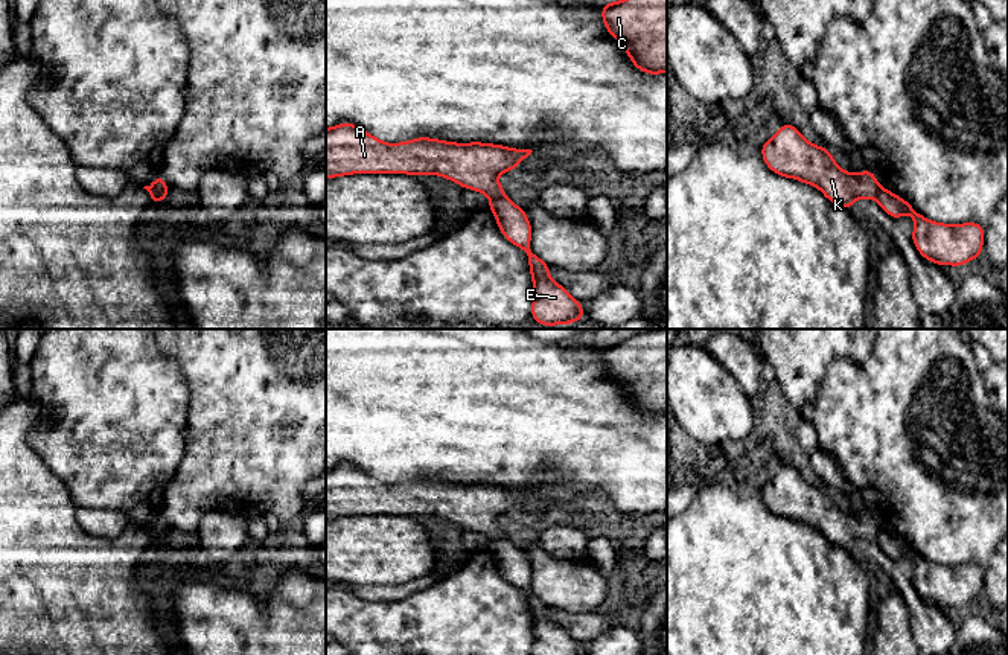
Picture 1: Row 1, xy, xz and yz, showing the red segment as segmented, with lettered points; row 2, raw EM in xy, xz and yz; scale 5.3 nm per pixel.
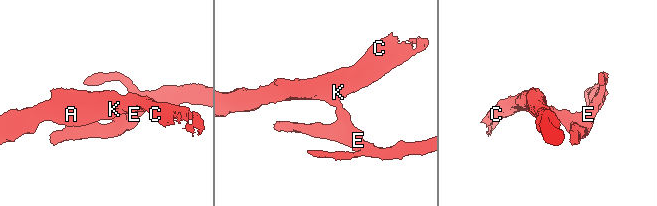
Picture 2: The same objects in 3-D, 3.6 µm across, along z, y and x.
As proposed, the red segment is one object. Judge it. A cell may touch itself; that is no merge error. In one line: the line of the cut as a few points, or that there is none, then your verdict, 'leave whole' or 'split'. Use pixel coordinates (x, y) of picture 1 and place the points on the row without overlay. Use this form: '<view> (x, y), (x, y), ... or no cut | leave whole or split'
xy (168, 527), (149, 535) | split

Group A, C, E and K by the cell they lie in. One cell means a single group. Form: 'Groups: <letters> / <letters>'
Groups: A C K / E

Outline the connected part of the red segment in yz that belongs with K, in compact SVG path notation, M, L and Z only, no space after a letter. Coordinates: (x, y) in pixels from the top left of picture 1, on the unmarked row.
M783 465L760 490L764 506L774 515L818 529L836 547L853 550L857 539L877 539L880 527L874 513L844 512L833 501L831 492L809 484L790 465Z

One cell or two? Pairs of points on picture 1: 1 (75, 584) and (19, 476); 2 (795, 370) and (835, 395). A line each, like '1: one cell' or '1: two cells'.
1: one cell
2: two cells

